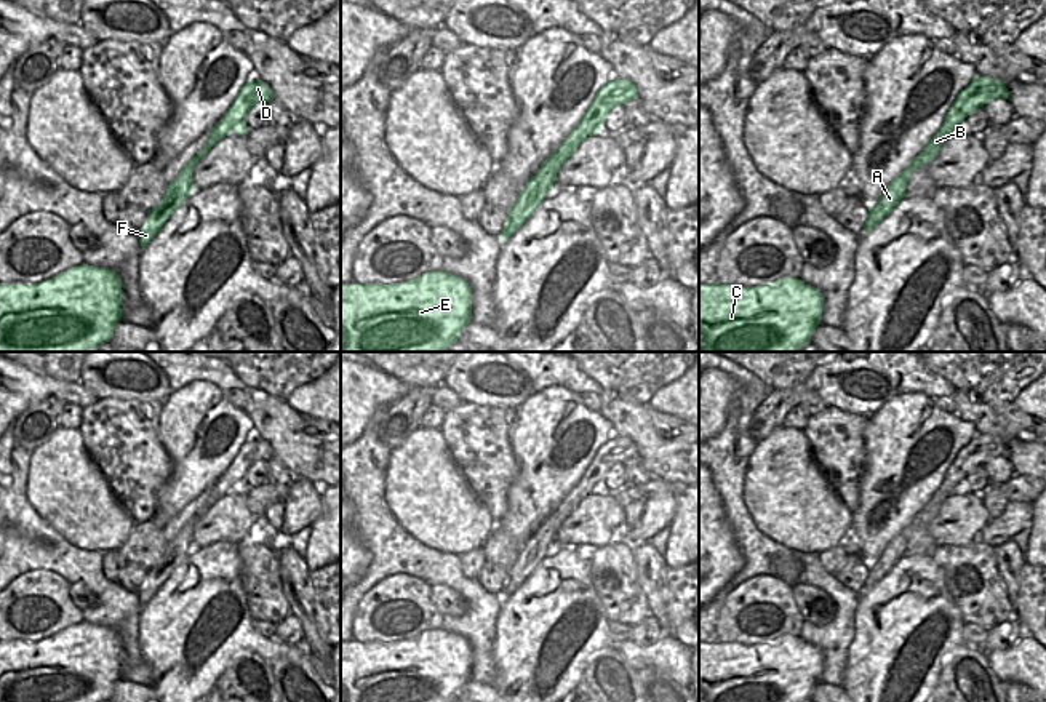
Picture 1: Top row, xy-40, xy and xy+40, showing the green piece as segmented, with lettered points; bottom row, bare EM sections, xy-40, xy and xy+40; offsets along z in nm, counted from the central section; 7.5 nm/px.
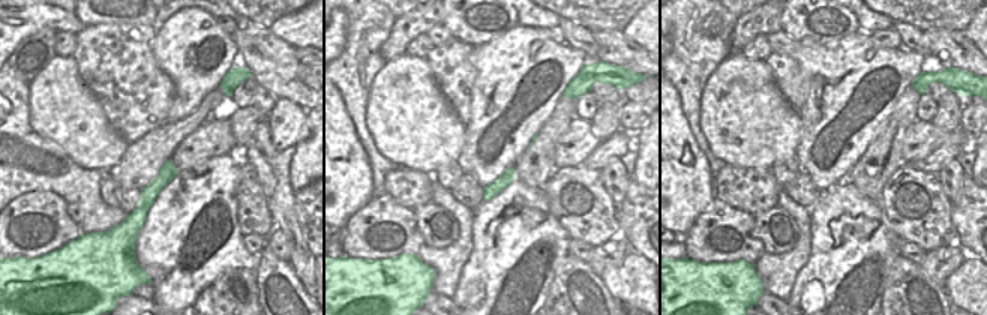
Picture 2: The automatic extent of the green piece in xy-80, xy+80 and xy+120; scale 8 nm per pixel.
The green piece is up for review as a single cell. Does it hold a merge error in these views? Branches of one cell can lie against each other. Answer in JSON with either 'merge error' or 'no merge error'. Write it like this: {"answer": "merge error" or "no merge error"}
{"answer": "no merge error"}

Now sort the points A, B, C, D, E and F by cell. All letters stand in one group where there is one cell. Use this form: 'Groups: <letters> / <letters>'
Groups: A B C D E F

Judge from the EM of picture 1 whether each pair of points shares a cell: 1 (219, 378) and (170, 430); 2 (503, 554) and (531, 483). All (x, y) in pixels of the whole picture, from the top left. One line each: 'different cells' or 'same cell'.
1: different cells
2: different cells

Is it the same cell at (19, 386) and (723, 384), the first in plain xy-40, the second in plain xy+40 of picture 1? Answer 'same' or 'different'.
same

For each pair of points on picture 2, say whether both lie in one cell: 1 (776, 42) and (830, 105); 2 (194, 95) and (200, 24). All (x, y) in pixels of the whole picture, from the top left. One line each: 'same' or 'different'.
1: same
2: same

